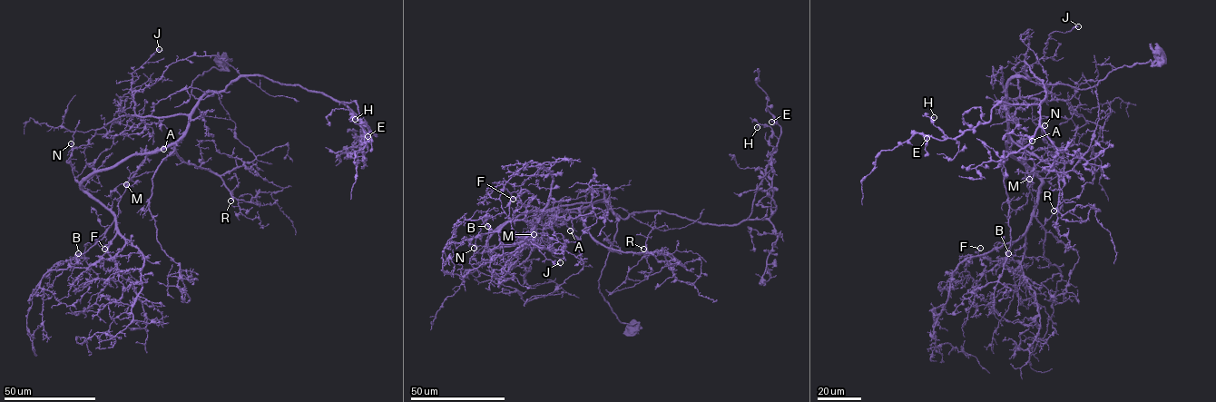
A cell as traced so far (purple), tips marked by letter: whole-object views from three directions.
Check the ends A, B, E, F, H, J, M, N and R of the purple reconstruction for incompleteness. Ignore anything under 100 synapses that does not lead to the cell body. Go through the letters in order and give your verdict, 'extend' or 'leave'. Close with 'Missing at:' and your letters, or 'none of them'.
A: leave
B: leave
E: leave
F: leave
H: leave
J: leave
M: leave
N: leave
R: extend
Missing at: R

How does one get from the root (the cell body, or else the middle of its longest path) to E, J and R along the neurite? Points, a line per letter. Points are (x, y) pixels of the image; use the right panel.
E: (1159, 57), (1080, 89), (1026, 80), (1024, 63), (1043, 81), (1041, 102), (999, 102), (988, 122), (926, 138)
J: (1159, 57), (1083, 89), (1014, 76), (1005, 100), (1020, 95), (1016, 73), (1044, 55), (1049, 34), (1078, 26)
R: (1159, 57), (1113, 69), (1087, 88), (1009, 82), (1008, 134), (1057, 173), (1054, 210)

